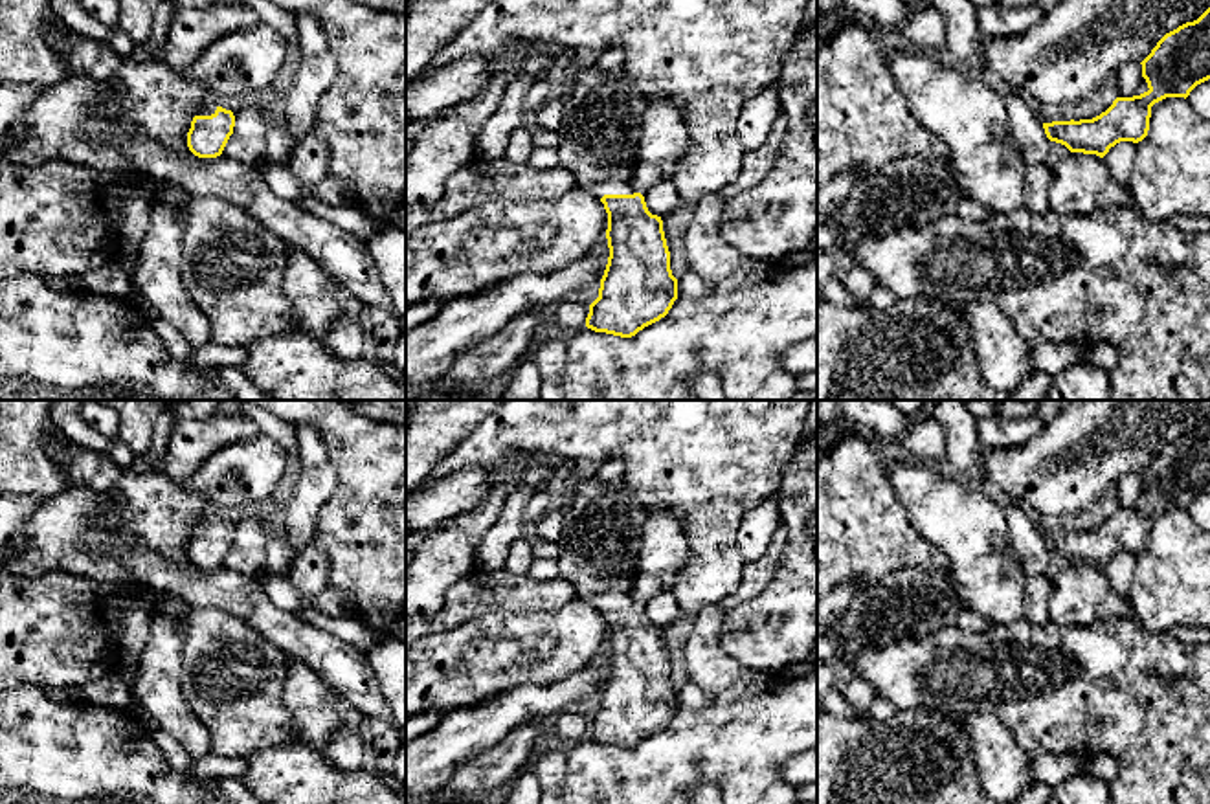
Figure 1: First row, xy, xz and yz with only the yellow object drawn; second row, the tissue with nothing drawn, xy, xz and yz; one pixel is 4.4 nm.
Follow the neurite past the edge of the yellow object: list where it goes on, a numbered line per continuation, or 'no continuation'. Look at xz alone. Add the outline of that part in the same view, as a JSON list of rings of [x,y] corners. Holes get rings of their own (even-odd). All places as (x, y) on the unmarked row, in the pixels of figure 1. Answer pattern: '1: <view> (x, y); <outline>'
1: xz (599, 547); [[[588,477],[560,512],[564,530],[556,540],[556,565],[577,597],[599,611],[604,606],[644,608],[632,595],[644,508],[626,492],[622,481],[606,486]]]

